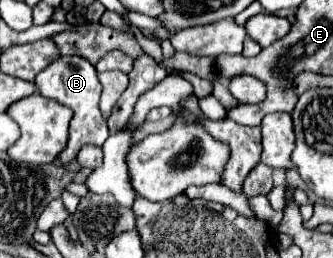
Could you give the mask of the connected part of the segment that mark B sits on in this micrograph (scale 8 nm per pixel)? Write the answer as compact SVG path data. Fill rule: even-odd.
M60 56L58 60L54 60L50 66L46 66L34 80L38 94L52 98L68 108L72 108L74 116L70 120L70 138L66 148L60 152L58 162L62 166L66 166L68 162L72 162L76 158L76 154L80 152L82 146L92 144L92 146L102 146L104 140L108 138L108 126L106 126L106 118L102 116L100 108L98 108L98 100L100 100L100 82L98 82L98 72L96 68L84 60L84 58L76 58L76 56Z

